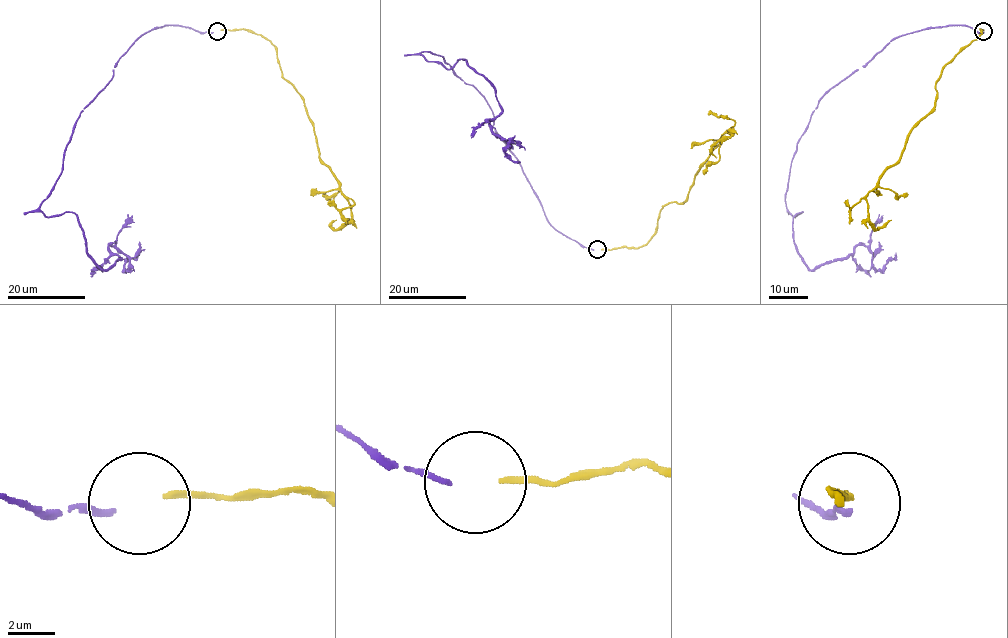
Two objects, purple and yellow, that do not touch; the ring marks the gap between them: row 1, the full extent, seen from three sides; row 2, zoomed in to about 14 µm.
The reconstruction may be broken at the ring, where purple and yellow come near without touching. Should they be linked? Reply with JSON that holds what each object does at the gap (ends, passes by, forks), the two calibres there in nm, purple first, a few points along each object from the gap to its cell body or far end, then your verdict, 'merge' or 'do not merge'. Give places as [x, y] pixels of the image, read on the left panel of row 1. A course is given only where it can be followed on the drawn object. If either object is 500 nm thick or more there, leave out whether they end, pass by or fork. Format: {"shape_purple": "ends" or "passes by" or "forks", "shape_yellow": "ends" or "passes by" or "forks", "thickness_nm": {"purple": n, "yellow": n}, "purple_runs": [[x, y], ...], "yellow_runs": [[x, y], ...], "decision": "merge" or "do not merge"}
{"shape_purple": "ends", "shape_yellow": "ends", "thickness_nm": {"purple": 200, "yellow": 220}, "purple_runs": [[213, 32], [137, 39], [39, 210], [72, 212], [103, 269], [109, 245], [126, 269], [139, 253]], "yellow_runs": [[221, 30], [246, 29], [275, 47], [319, 158], [350, 205], [351, 220], [333, 229], [336, 220]], "decision": "merge"}

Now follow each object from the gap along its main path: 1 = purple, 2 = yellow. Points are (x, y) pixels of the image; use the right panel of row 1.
1: (983, 32), (892, 39), (796, 145), (785, 202), (810, 269), (895, 253)
2: (983, 30), (943, 69), (934, 107), (865, 198), (874, 228), (891, 220)

